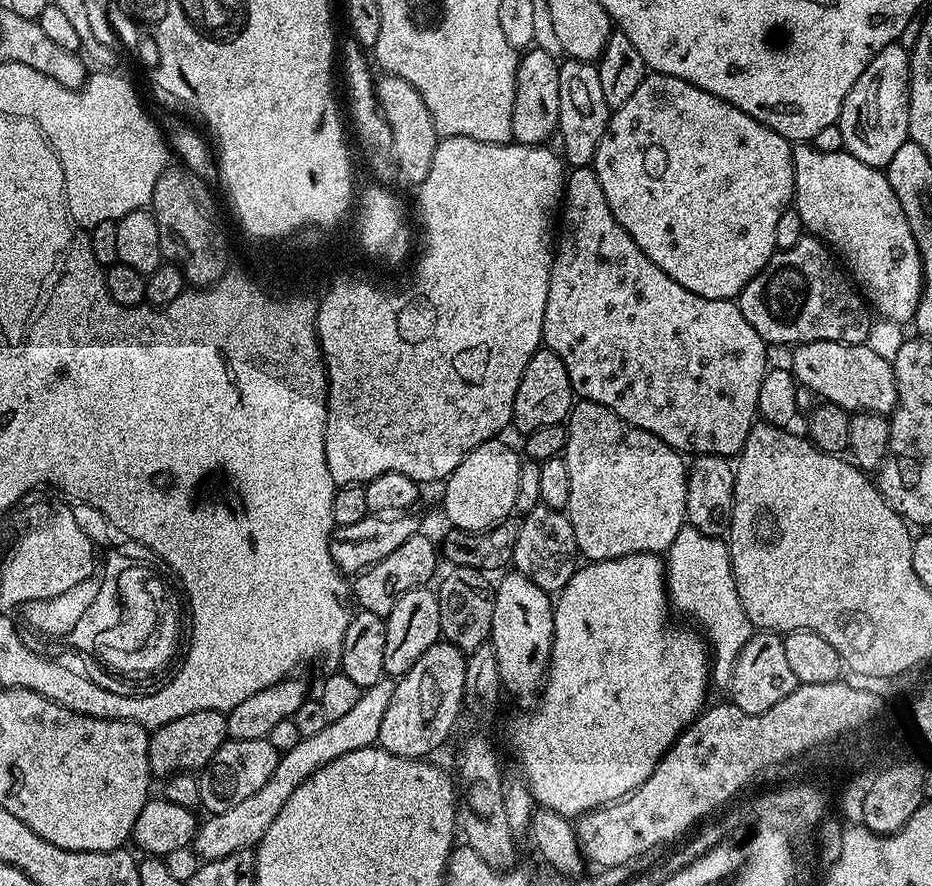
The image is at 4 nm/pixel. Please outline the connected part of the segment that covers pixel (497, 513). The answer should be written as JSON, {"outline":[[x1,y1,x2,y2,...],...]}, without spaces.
{"outline":[[497,438,482,442,482,446,472,448,466,458,443,481,444,488,444,516,451,527,461,528,467,532,482,532,485,528,492,528,509,519,514,512,514,497,518,495,518,470,522,463,522,456,508,444,503,444,503,439]]}

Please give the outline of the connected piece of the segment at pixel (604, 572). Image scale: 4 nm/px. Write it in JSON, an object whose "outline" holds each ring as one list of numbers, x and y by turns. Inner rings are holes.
{"outline":[[654,552,626,554,613,560,585,563,577,567,570,582,566,582,564,589,555,597,554,642,548,674,544,677,542,691,538,696,540,705,536,712,528,712,525,716,518,717,508,728,508,744,520,759,518,768,524,773,533,801,539,807,559,812,561,816,576,818,593,808,623,800,639,784,646,782,646,778,650,778,650,774,656,769,660,759,668,753,676,737,700,715,706,704,704,699,708,696,708,688,710,689,710,652,705,641,695,631,679,632,678,629,671,628,668,625,668,612,670,613,670,601,666,591,666,564]]}

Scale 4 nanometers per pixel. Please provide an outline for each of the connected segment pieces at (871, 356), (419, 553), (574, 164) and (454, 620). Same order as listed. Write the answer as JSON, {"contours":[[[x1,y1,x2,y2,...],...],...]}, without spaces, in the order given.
{"contours":[[[810,342,798,344,791,349,792,364,790,371,796,378,797,385,809,388,821,401,837,404,849,414,857,412,879,412,891,414,897,406,896,379,892,373,892,361,874,354,867,342,863,344,843,344,842,342]],[[417,534,406,538,406,542,402,542,402,546,398,546,398,550,386,554,386,558,382,558,382,562,374,562,374,566,370,566,365,572,355,573,350,584,350,592,355,603,357,600,363,611,387,618,390,610,394,610,394,602,398,602,398,598,402,598,402,594,415,588,425,587,429,583,428,579,436,572,438,544,437,541,435,544,430,537,424,535]],[[565,59,560,64,558,74,558,102,560,103,560,131,566,142,566,150,563,159,572,168,586,168,595,161,598,142,602,142,602,134,608,125,610,109,606,97,602,95,602,81,598,78,598,70,595,63,586,61]],[[473,568,451,569,452,573,435,589,438,598,440,634,447,643,469,654,489,643,494,622,494,584,485,573]]]}

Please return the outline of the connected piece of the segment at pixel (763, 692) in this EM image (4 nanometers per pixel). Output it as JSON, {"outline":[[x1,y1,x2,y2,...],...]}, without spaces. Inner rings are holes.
{"outline":[[756,630,746,642,746,646,742,646,734,662,730,703,738,706,738,710,746,714,762,714,770,710,770,706,782,702,786,694,796,689,797,683,794,670,790,670,788,659,786,659,784,636,767,630]]}

